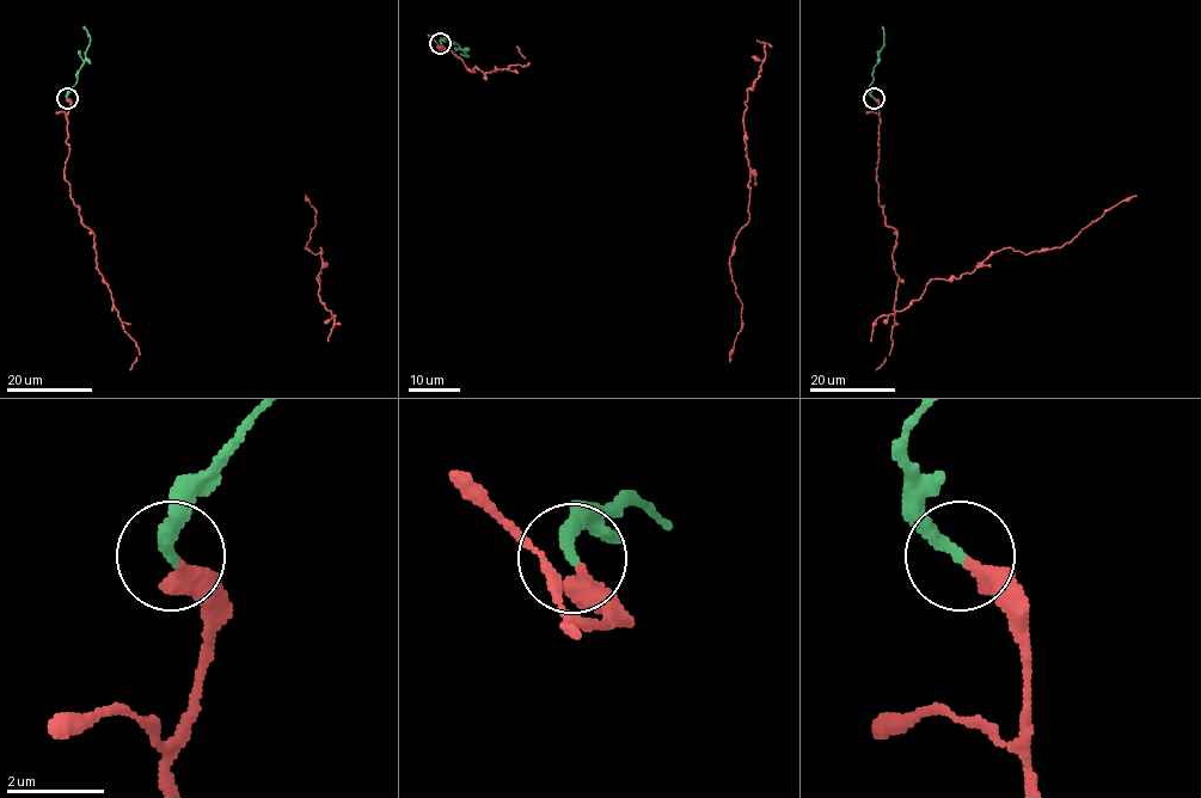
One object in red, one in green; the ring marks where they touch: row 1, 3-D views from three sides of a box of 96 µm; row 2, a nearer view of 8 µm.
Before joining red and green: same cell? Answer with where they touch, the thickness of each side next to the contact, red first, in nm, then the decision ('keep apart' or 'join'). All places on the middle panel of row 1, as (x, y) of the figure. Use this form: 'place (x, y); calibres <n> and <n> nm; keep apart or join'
place (440, 43); calibres 440 and 280 nm; join

